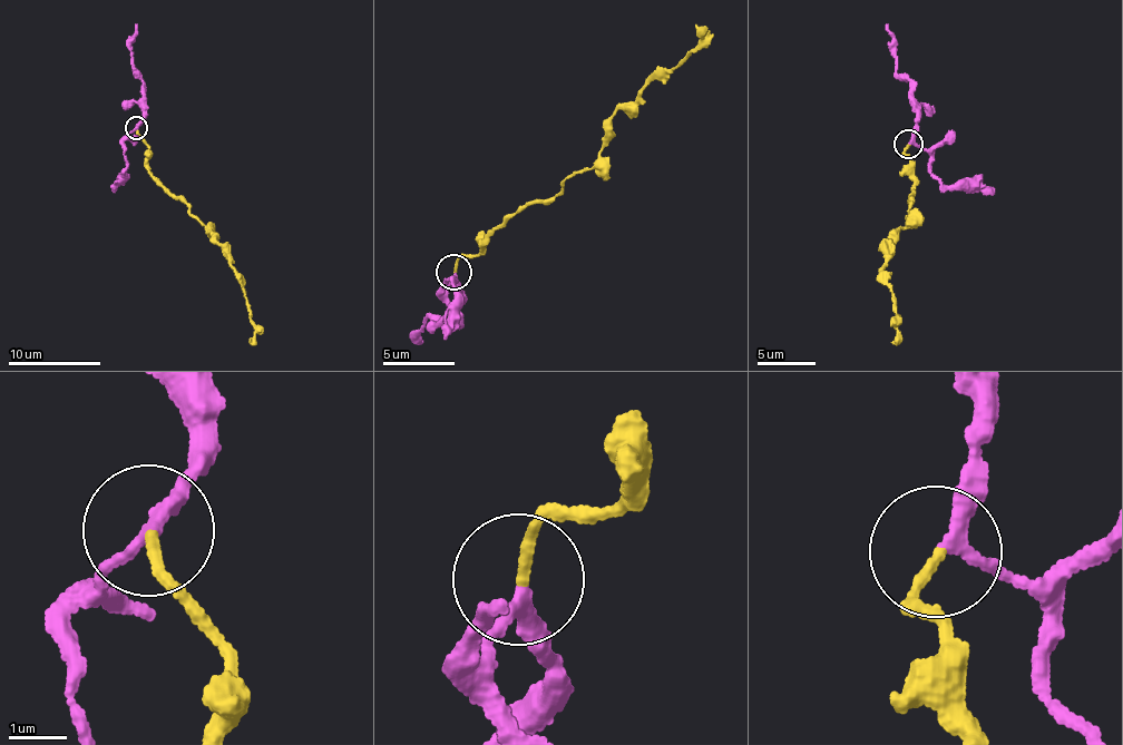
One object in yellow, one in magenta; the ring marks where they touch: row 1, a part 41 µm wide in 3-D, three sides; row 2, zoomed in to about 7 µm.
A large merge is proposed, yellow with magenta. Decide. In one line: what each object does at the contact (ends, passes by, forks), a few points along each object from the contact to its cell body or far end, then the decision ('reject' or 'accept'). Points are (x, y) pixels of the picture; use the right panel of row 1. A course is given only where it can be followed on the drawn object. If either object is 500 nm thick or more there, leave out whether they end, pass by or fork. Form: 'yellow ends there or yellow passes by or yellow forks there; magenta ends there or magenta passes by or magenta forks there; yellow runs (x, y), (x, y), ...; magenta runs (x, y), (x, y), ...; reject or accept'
yellow ends there; magenta passes by; yellow runs (909, 144), (904, 155), (911, 160), (910, 222), (884, 247), (881, 270), (882, 283), (892, 288), (897, 345); magenta runs (909, 144), (917, 123), (914, 80), (897, 72), (896, 39), (886, 23); accept

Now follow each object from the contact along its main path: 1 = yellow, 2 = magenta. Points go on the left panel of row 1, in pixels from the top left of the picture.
1: (136, 128), (148, 148), (150, 176), (185, 203), (234, 268), (255, 330), (251, 345)
2: (136, 128), (143, 118), (143, 84), (134, 65), (132, 38), (137, 23)

